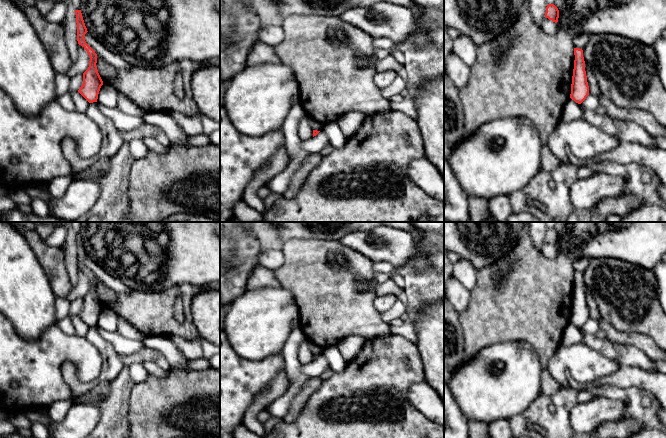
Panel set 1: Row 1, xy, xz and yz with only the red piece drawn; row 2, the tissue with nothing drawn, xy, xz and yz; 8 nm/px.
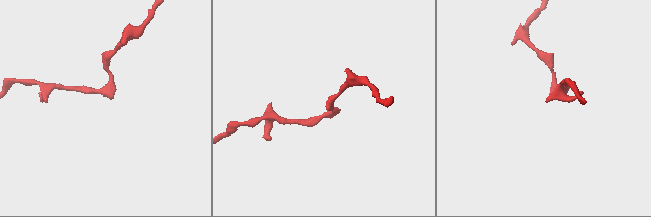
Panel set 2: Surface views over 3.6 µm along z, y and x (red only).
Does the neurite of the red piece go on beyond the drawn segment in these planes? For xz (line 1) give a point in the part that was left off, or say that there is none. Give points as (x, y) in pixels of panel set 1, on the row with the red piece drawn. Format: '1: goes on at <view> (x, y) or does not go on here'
1: does not go on here

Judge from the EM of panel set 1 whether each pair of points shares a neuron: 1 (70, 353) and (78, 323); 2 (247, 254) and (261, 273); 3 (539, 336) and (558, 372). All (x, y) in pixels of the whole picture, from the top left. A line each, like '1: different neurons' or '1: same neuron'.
1: different neurons
2: different neurons
3: different neurons

